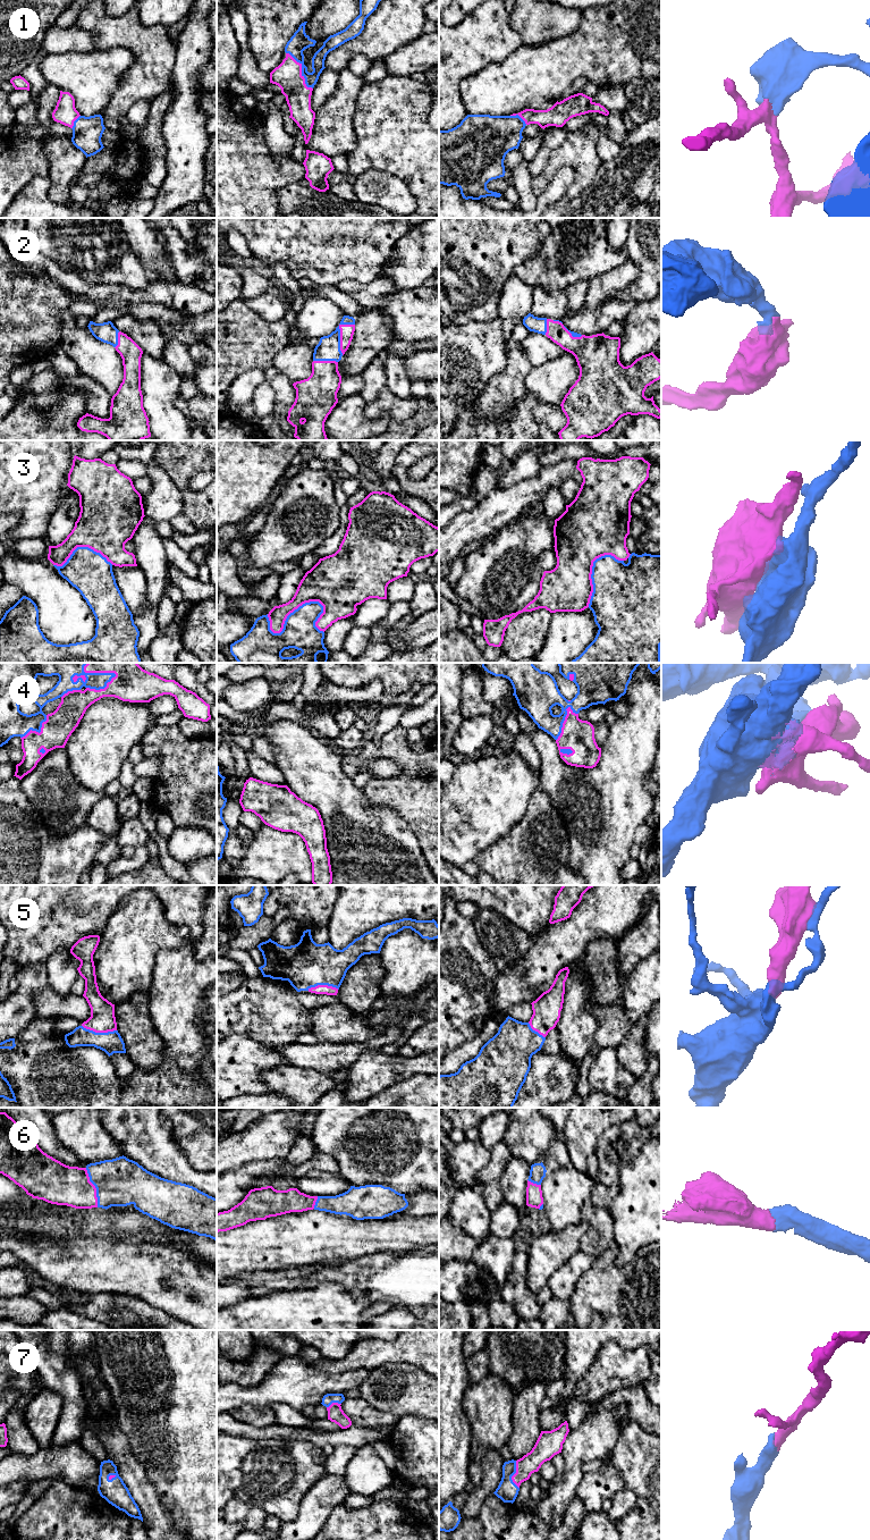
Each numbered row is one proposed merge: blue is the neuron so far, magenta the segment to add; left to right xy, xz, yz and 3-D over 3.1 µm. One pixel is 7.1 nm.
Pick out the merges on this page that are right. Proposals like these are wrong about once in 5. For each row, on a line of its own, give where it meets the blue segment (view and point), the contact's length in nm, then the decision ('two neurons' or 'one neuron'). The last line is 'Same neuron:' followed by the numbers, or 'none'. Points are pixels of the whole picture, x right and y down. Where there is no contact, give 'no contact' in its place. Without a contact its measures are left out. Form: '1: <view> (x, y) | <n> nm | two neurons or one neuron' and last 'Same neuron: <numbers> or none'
1: xz (302, 70) | 320 nm | one neuron
2: xz (339, 333) | 240 nm | one neuron
3: xz (298, 607) | 420 nm | two neurons
4: yz (563, 722) | 260 nm | one neuron
5: xy (99, 1033) | 260 nm | one neuron
6: xy (95, 1187) | 300 nm | one neuron
7: yz (514, 1473) | 200 nm | one neuron
Same neuron: 1, 2, 4, 5, 6, 7

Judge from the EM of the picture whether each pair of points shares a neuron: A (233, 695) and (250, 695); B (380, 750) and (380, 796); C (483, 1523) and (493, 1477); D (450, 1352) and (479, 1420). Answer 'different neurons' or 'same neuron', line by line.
A: same neuron
B: same neuron
C: different neurons
D: different neurons

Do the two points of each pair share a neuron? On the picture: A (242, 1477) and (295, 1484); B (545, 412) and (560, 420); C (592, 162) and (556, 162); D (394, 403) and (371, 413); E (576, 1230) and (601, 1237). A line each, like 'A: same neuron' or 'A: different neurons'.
A: same neuron
B: same neuron
C: same neuron
D: same neuron
E: different neurons

